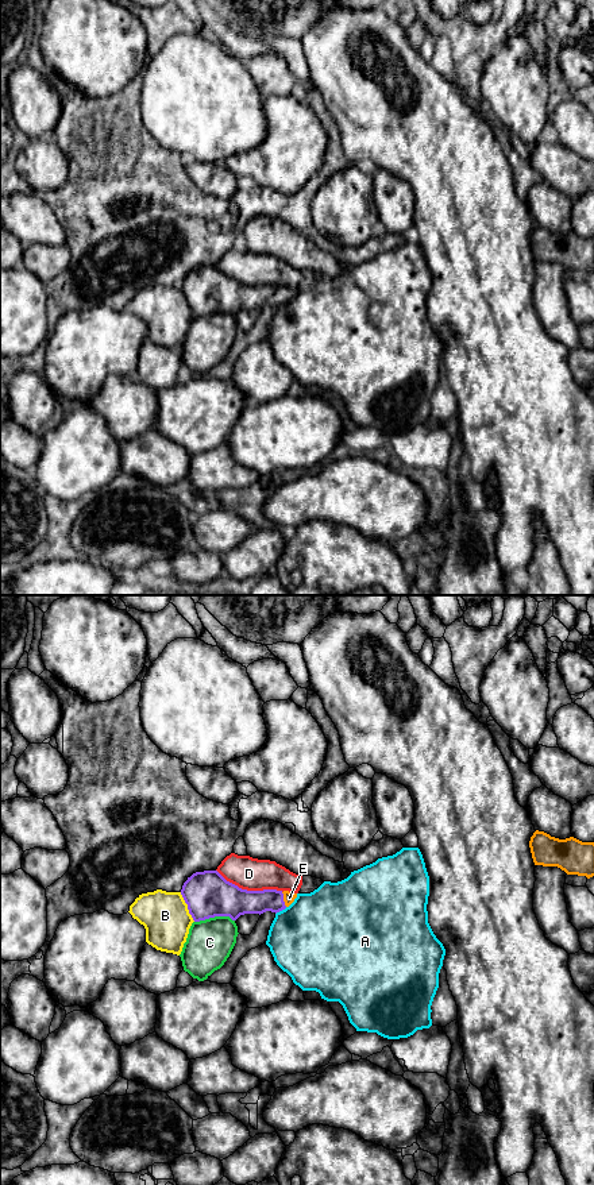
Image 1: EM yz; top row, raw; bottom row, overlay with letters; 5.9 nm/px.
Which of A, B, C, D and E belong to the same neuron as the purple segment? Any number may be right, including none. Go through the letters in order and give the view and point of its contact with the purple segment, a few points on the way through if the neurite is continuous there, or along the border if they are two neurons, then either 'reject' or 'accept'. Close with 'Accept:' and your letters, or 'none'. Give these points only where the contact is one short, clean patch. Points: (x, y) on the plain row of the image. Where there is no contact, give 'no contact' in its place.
A: contact yz (281, 305); border yz (286, 302), (276, 309); reject
B: contact yz (188, 302); reject
C: contact yz (213, 312); reject
D: contact yz (250, 286); reject
E: contact yz (282, 294); way yz (240, 297), (282, 294), (289, 293); accept
Accept: E

